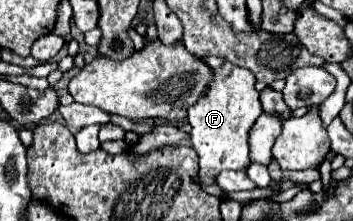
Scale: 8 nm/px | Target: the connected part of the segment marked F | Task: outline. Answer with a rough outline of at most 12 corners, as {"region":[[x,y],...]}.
{"region":[[224,62],[188,108],[198,178],[250,166],[262,104],[250,70]]}

